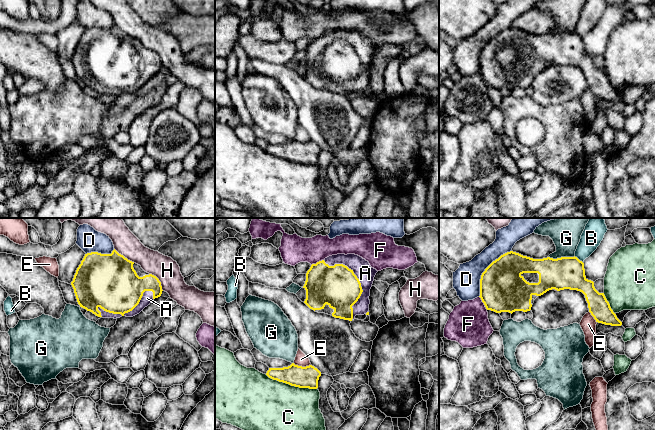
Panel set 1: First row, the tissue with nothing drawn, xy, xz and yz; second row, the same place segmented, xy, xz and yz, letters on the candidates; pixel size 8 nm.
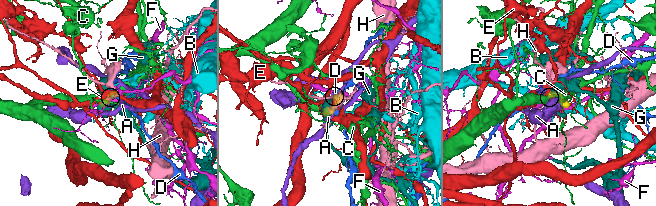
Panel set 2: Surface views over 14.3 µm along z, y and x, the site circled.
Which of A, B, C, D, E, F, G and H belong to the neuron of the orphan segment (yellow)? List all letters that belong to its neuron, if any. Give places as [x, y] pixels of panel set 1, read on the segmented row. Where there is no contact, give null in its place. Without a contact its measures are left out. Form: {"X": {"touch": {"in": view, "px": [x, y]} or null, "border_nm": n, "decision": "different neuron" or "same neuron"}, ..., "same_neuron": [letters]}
{"A": {"touch": {"in": "xz", "px": [359, 281]}, "border_nm": 550, "decision": "same neuron"}, "B": {"touch": {"in": "yz", "px": [577, 258]}, "border_nm": 90, "decision": "different neuron"}, "C": {"touch": {"in": "xz", "px": [291, 385]}, "border_nm": 440, "decision": "different neuron"}, "D": {"touch": {"in": "yz", "px": [485, 270]}, "border_nm": 460, "decision": "different neuron"}, "E": {"touch": {"in": "xz", "px": [301, 366]}, "border_nm": 140, "decision": "different neuron"}, "F": {"touch": {"in": "yz", "px": [483, 302]}, "border_nm": 130, "decision": "different neuron"}, "G": {"touch": {"in": "yz", "px": [561, 257]}, "border_nm": 200, "decision": "different neuron"}, "H": {"touch": {"in": "xy", "px": [158, 280]}, "border_nm": 180, "decision": "different neuron"}, "same_neuron": ["A"]}

